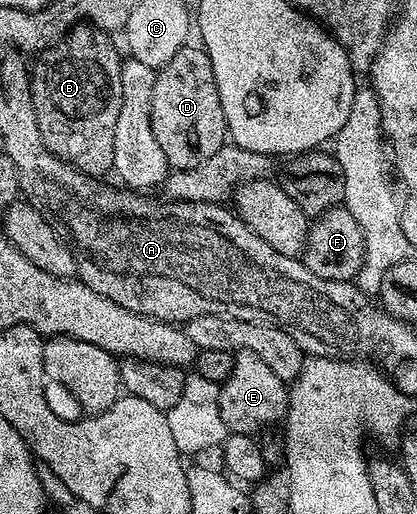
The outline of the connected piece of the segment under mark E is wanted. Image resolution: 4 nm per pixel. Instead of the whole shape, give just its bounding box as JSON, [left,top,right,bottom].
[219,350,289,434]

